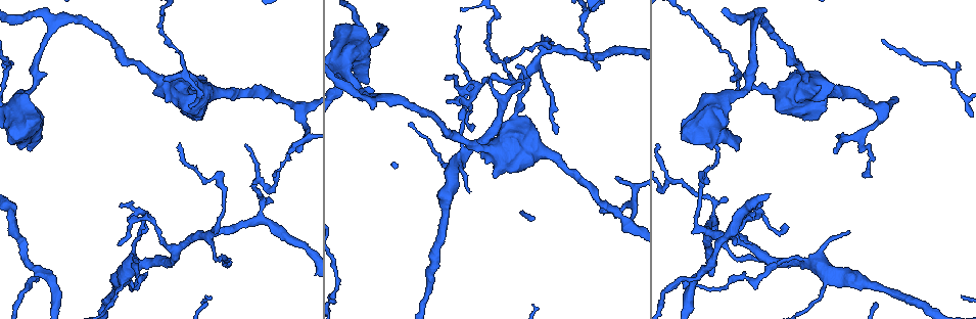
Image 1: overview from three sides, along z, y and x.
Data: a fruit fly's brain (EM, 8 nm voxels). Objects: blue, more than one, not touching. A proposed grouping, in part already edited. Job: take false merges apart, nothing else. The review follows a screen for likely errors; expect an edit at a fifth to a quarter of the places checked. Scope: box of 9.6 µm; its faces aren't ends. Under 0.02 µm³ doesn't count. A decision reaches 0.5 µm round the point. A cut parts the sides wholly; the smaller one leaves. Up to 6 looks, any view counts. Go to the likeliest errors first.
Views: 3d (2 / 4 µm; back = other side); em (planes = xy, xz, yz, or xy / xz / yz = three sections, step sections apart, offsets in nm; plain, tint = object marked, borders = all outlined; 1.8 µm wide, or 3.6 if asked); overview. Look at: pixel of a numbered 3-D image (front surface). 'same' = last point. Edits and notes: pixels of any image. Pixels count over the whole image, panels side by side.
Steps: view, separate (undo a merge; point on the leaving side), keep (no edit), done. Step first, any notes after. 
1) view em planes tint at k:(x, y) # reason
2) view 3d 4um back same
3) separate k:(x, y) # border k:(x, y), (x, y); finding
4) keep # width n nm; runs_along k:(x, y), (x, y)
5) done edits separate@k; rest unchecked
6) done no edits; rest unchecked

view em planes tint at 1:(707, 232) # calibre changes

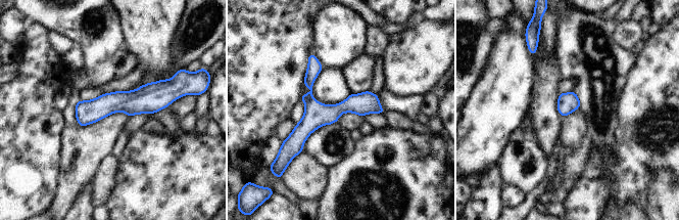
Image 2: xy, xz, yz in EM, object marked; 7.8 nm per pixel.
keep # runs_along 2:(375, 96), (319, 115), (289, 144); one neuron here

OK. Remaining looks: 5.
view em 3.6um xy step 8 plain at 1:(878, 110) # branch point

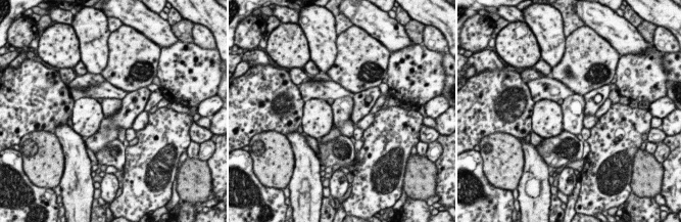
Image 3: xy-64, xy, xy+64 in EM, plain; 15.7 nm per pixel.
view em 3.6um xy step 8 tint same # with the object marked

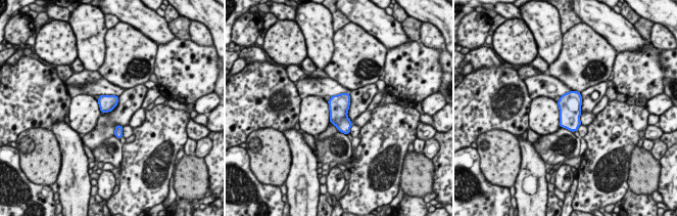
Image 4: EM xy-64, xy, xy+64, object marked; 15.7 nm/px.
keep # one neuron here

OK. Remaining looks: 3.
view em planes tint at 1:(581, 21) # abrupt turn

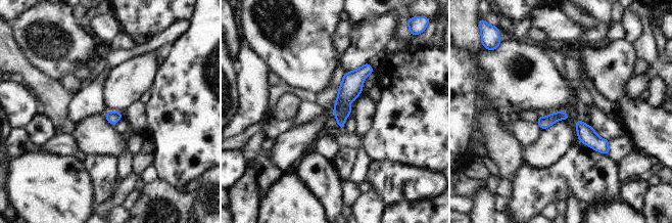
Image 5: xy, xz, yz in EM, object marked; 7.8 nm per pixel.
keep # width 90 nm; runs_along 5:(367, 65), (342, 101), (340, 124); all the same neuron

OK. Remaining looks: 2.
done no edits; rest unchecked

